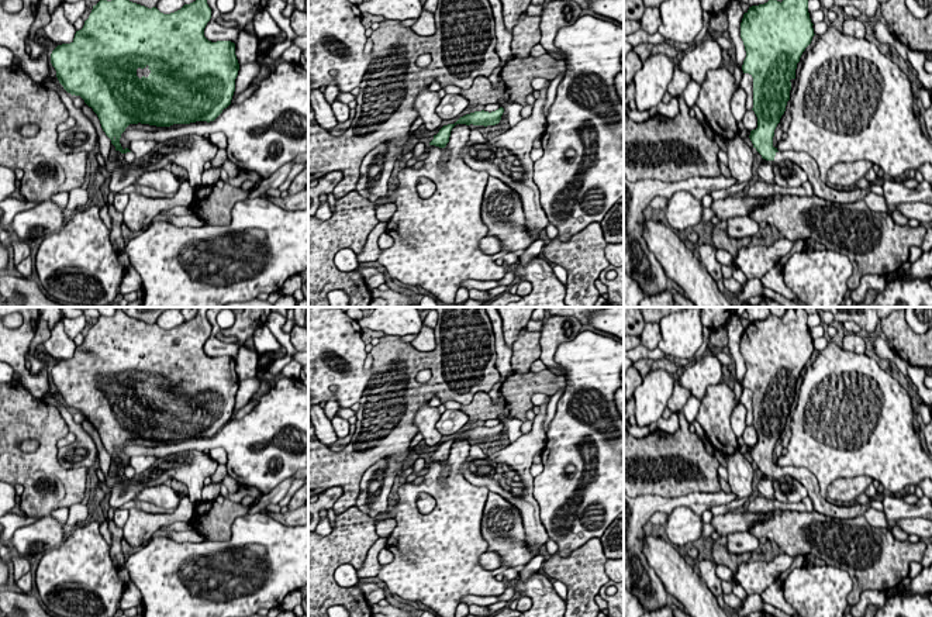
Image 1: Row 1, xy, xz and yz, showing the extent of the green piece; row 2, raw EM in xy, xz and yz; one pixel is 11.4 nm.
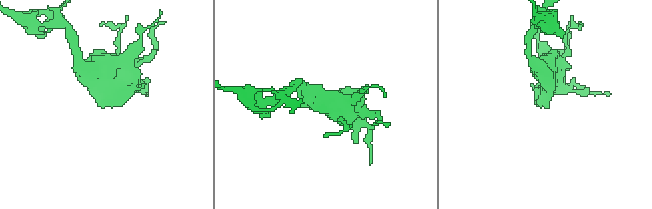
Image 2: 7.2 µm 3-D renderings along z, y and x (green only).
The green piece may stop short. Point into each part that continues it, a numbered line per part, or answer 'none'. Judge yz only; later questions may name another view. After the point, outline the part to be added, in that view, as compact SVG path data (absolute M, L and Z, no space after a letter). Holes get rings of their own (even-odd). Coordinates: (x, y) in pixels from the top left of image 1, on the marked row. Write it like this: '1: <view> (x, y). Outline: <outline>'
1: yz (803, 159). Outline: M776 152L774 162L791 161L797 163L808 177L812 186L814 196L818 196L833 204L846 204L864 200L870 189L852 187L850 190L836 190L821 180L817 162L807 152Z

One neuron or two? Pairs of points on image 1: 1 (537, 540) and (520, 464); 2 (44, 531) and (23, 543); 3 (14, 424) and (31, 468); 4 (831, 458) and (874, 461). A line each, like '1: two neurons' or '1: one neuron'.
1: one neuron
2: one neuron
3: one neuron
4: one neuron

